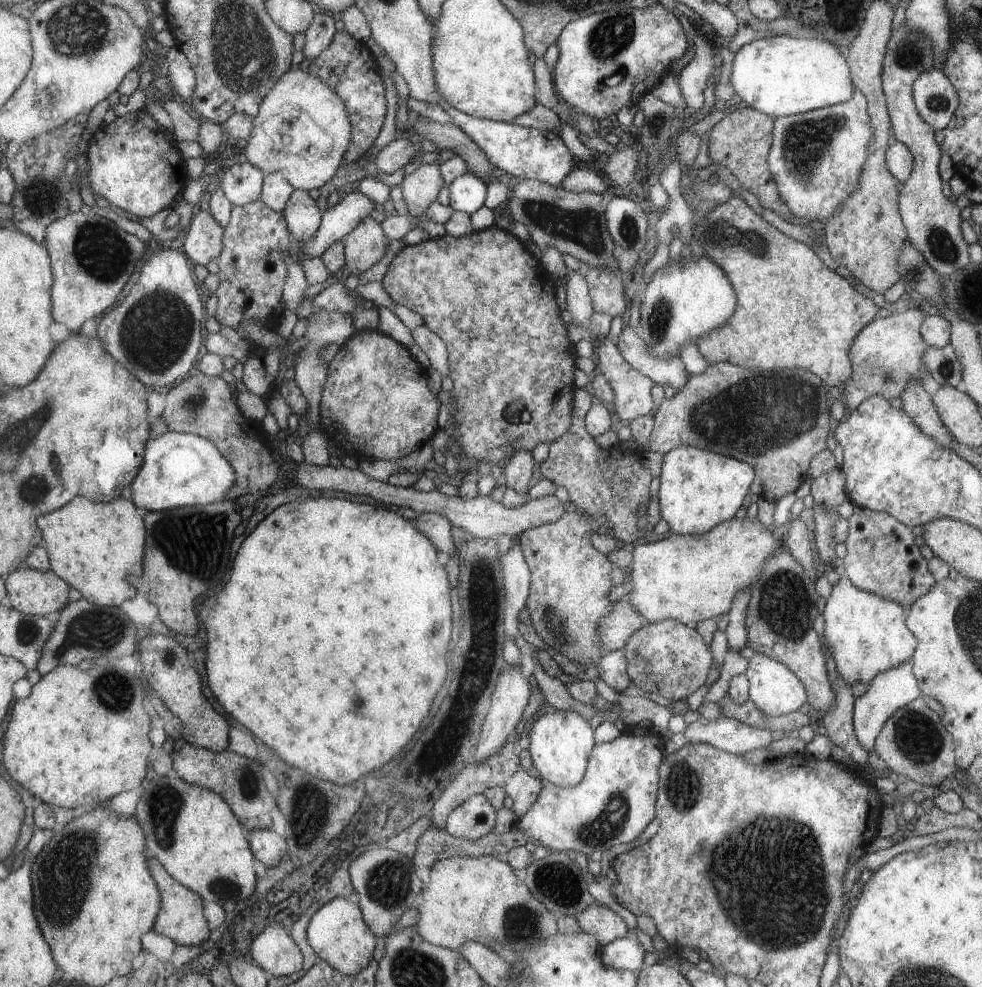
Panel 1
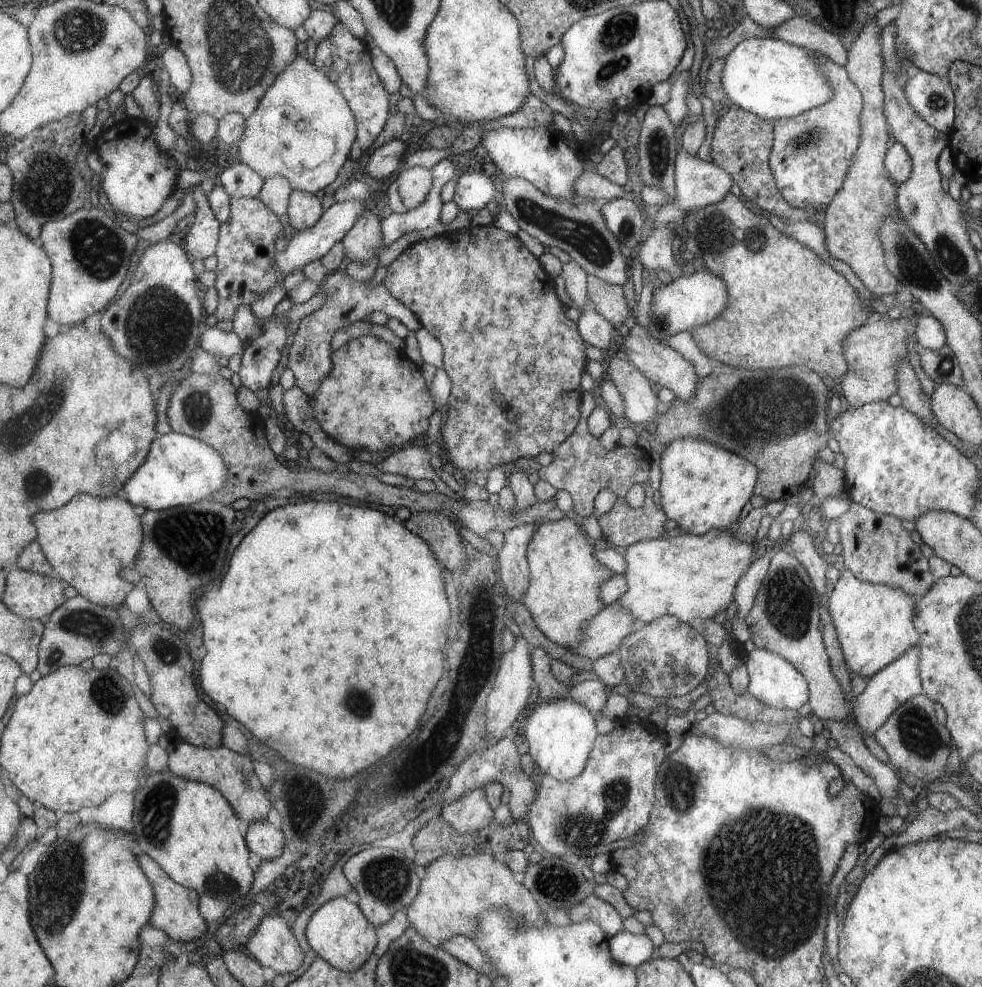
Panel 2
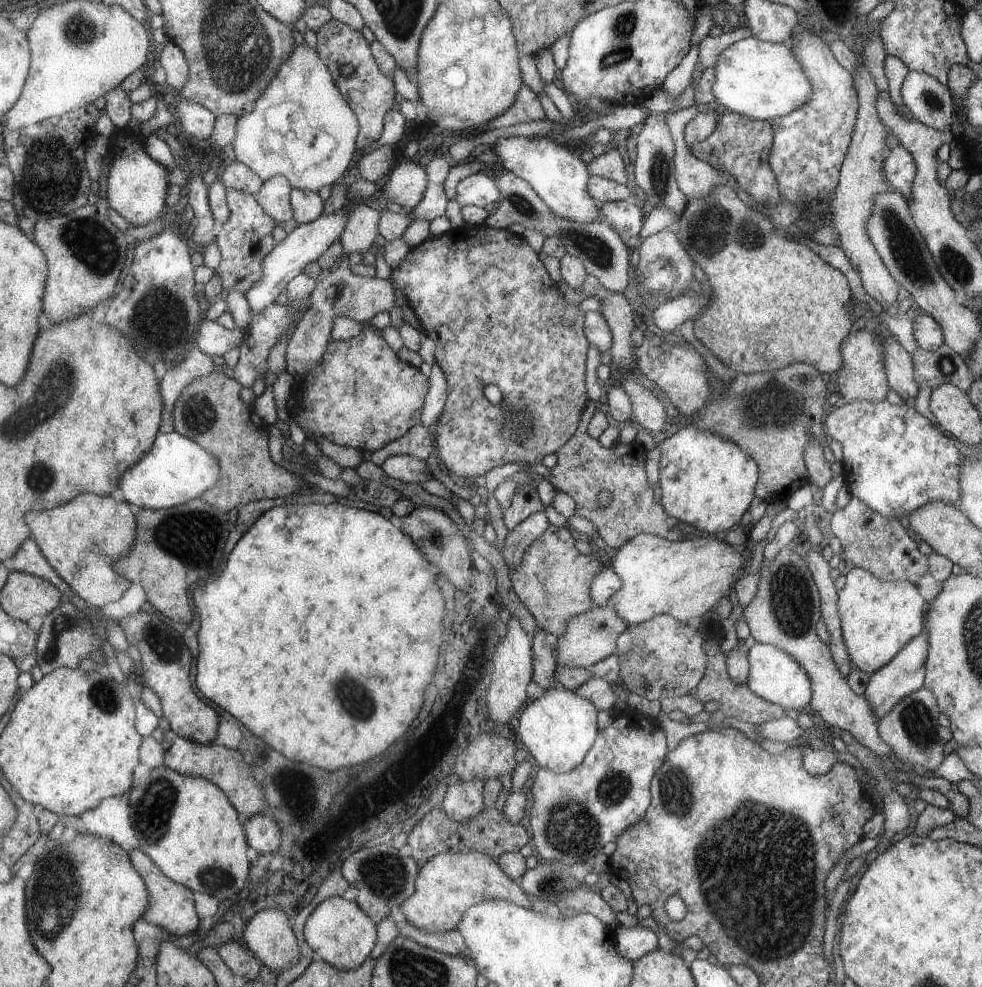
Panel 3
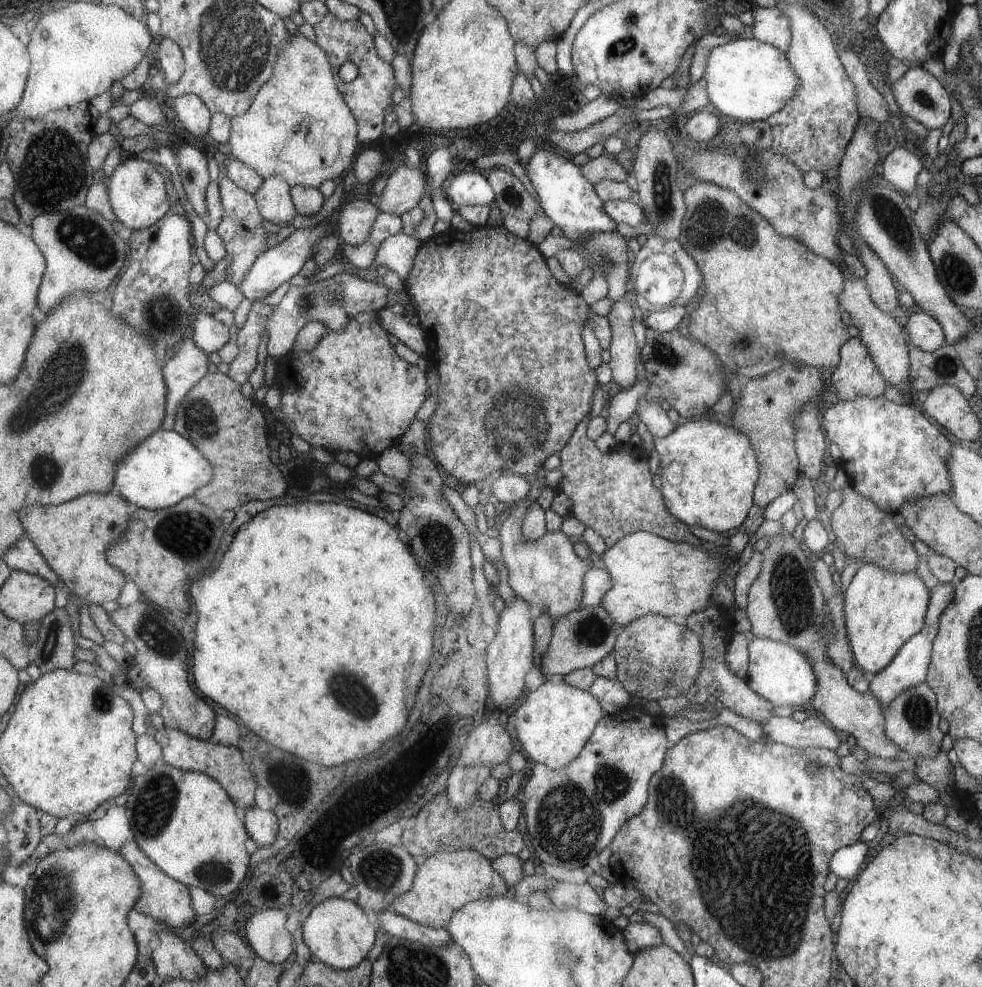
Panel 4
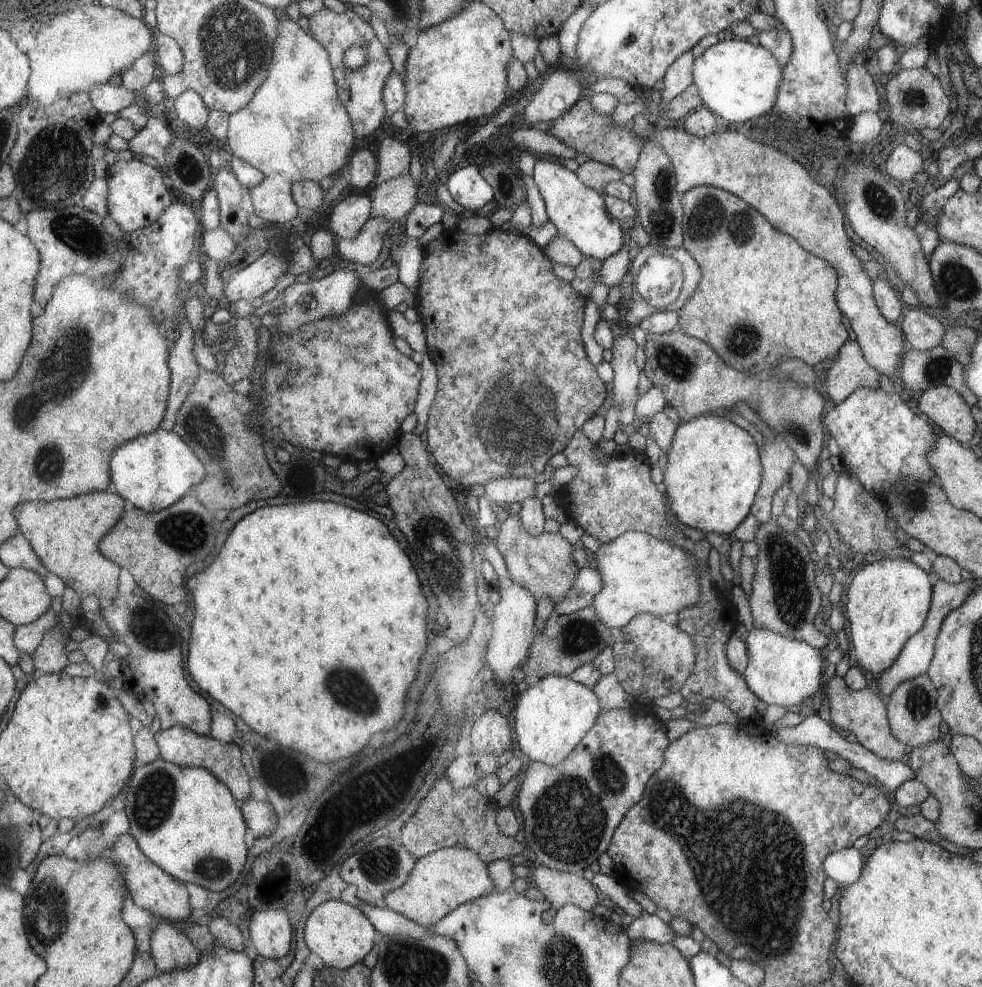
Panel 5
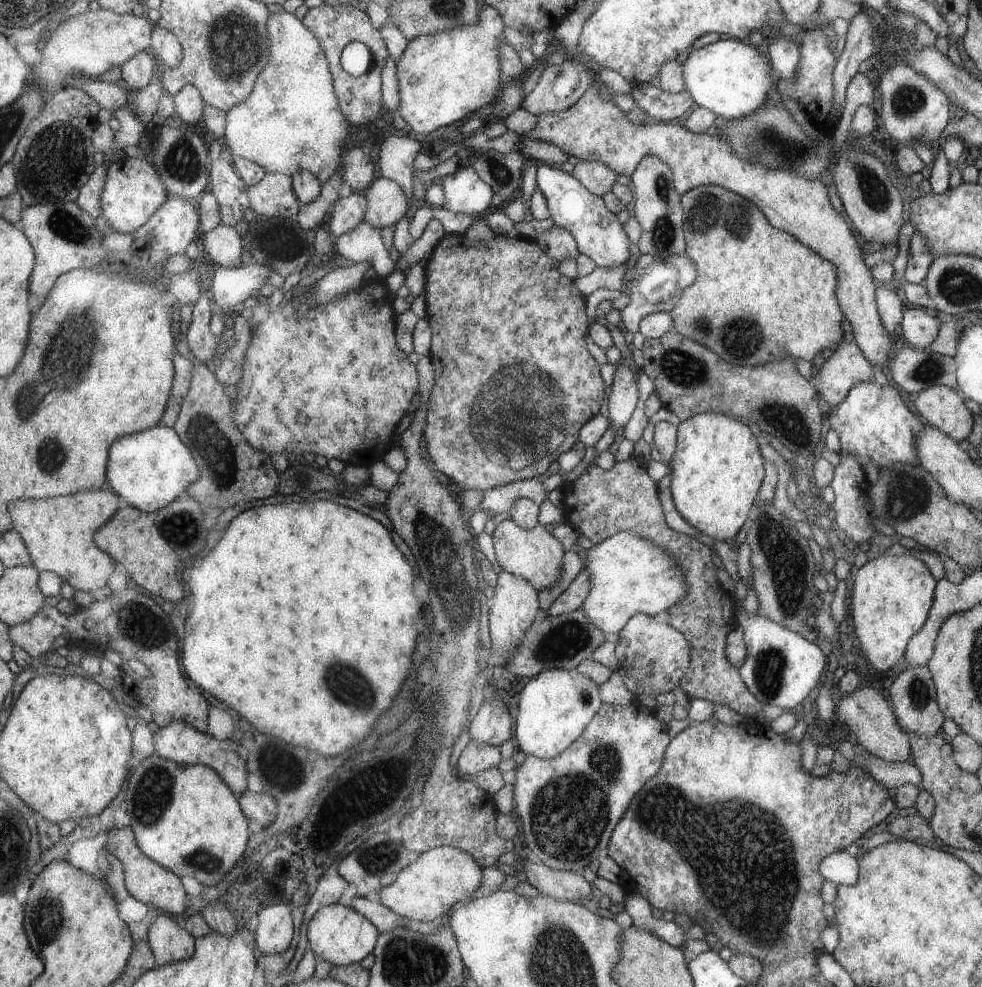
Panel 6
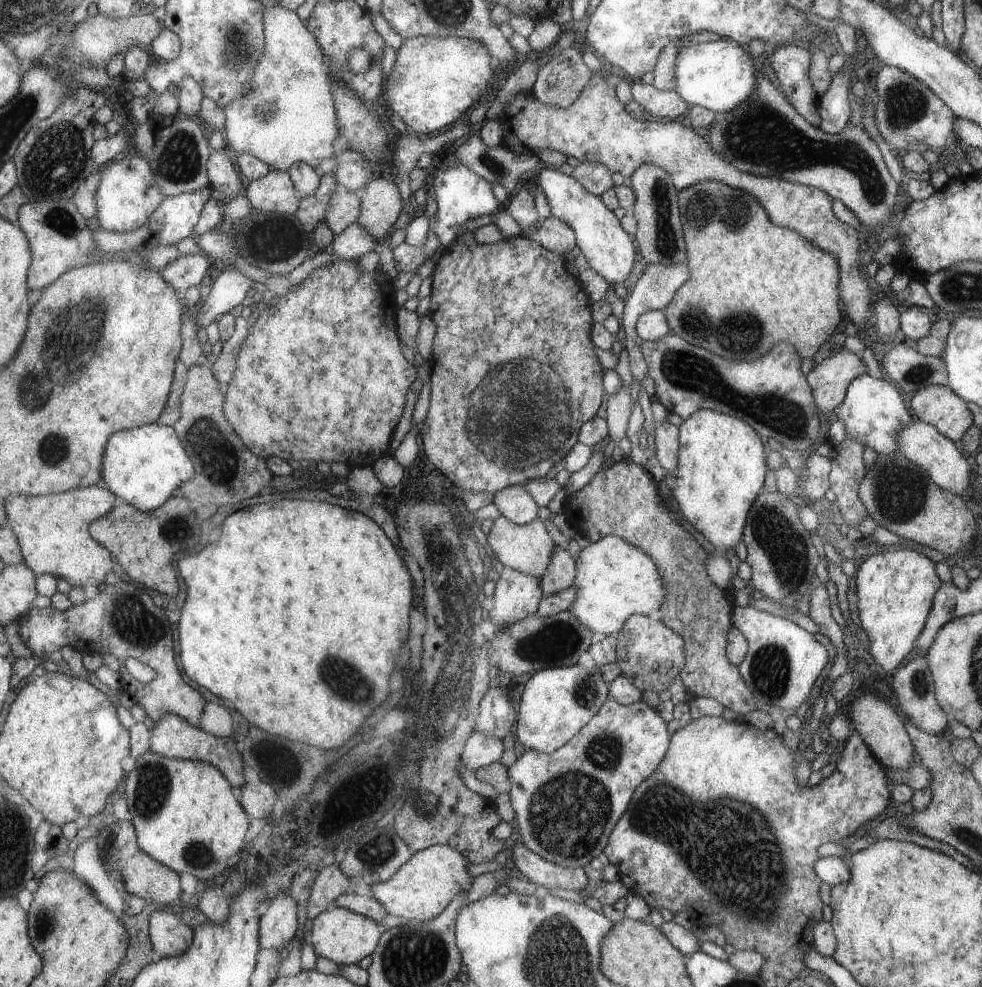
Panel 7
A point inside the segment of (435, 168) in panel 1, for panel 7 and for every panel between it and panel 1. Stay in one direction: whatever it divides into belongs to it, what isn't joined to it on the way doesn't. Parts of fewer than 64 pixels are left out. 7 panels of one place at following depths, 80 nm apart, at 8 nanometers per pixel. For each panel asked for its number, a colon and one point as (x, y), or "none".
2: (413, 184)
3: (407, 184)
4: (403, 188)
5: (392, 200)
6: (386, 203)
7: (380, 203)

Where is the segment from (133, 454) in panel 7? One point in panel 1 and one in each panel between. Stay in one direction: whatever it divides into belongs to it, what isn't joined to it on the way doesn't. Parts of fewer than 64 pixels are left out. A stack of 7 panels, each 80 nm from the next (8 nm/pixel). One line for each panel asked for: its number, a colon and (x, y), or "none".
1: (179, 469)
2: (179, 470)
3: (176, 469)
4: (161, 470)
5: (152, 471)
6: (148, 469)

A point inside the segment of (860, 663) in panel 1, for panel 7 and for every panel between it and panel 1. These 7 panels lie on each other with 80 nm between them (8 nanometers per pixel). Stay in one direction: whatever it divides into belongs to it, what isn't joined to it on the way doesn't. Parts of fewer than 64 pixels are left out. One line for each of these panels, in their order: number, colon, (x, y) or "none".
2: (873, 623)
3: (878, 618)
4: (882, 611)
5: (886, 603)
6: (890, 598)
7: (893, 589)

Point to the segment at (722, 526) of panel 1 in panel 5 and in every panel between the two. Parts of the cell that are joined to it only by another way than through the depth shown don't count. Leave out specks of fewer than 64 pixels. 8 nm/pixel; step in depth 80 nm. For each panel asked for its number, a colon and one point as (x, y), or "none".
2: (688, 576)
3: (684, 578)
4: (650, 575)
5: (639, 573)

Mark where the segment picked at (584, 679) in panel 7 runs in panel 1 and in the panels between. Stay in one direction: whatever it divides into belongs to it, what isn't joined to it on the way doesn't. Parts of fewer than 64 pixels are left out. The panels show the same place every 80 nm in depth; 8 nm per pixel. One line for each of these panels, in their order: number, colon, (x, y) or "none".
1: (560, 742)
2: (560, 733)
3: (558, 728)
4: (554, 722)
5: (551, 718)
6: (554, 707)

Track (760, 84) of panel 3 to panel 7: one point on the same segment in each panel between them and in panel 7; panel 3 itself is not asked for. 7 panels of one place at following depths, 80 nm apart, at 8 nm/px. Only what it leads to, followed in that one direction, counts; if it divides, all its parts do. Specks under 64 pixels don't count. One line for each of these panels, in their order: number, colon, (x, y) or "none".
4: (747, 80)
5: (737, 78)
6: (729, 77)
7: (719, 75)

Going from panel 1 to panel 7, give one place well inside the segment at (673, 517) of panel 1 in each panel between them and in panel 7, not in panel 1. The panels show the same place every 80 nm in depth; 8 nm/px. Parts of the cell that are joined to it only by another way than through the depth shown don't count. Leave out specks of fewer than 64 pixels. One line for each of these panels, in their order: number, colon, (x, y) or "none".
2: (702, 486)
3: (708, 482)
4: (708, 471)
5: (713, 471)
6: (716, 469)
7: (721, 467)

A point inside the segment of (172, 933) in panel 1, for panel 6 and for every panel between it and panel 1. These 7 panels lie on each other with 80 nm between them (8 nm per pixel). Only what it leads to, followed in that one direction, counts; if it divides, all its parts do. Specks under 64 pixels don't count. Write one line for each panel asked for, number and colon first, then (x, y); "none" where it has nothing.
2: (176, 912)
3: (171, 908)
4: (166, 900)
5: (151, 888)
6: (146, 881)

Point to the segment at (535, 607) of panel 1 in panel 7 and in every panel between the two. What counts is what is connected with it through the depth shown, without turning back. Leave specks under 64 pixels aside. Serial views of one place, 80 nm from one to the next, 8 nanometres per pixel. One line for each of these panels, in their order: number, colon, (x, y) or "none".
2: (562, 594)
3: (552, 580)
4: (545, 572)
5: (542, 564)
6: (533, 554)
7: (527, 548)

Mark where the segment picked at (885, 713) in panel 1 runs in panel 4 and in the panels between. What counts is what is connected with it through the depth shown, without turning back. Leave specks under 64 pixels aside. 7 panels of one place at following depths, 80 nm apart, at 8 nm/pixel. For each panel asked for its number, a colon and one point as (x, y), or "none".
2: (899, 681)
3: (904, 673)
4: (909, 667)

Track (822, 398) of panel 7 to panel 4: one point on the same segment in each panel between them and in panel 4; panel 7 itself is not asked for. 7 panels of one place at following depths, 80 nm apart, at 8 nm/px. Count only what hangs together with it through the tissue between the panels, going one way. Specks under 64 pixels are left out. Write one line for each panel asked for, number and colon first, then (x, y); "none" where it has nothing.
4: (855, 375)
5: (850, 370)
6: (847, 365)

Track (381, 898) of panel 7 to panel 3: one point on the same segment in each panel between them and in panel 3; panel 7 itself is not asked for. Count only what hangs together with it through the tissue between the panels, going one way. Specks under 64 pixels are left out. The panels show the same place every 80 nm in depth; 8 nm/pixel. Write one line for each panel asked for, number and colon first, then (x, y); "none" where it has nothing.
3: (446, 885)
4: (443, 882)
5: (439, 882)
6: (437, 880)

